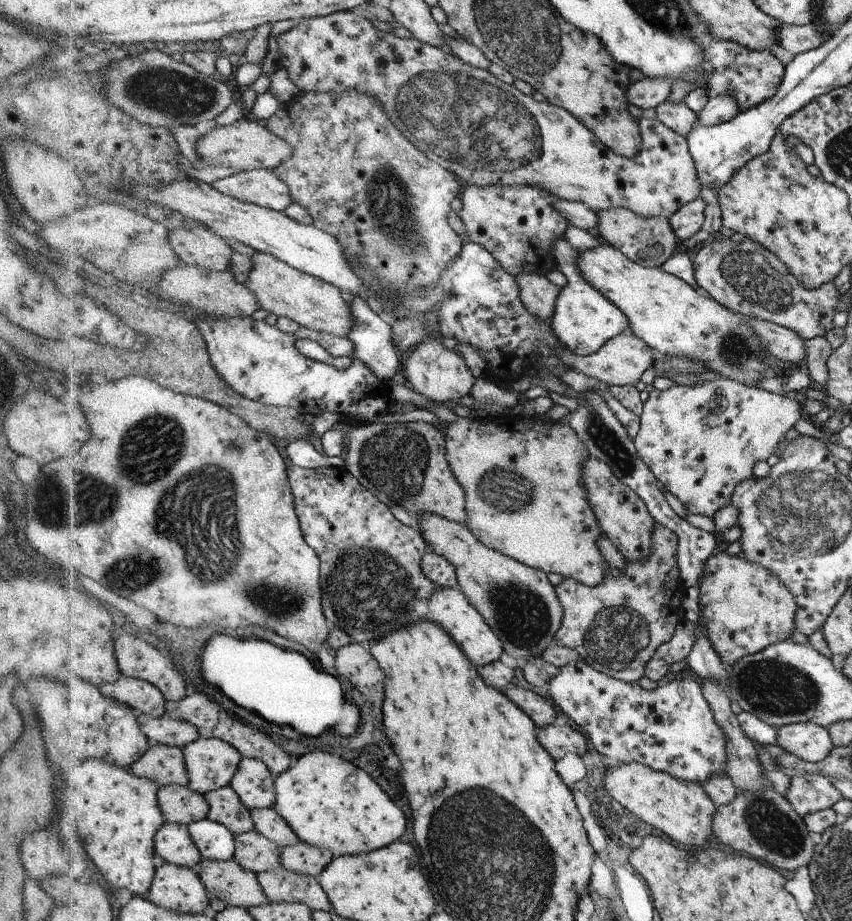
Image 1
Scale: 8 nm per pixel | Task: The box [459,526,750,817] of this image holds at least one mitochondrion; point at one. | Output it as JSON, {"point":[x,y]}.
{"point":[521,614]}

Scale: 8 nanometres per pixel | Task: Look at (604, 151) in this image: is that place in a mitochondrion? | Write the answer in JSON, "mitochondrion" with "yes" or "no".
{"mitochondrion":"no"}

